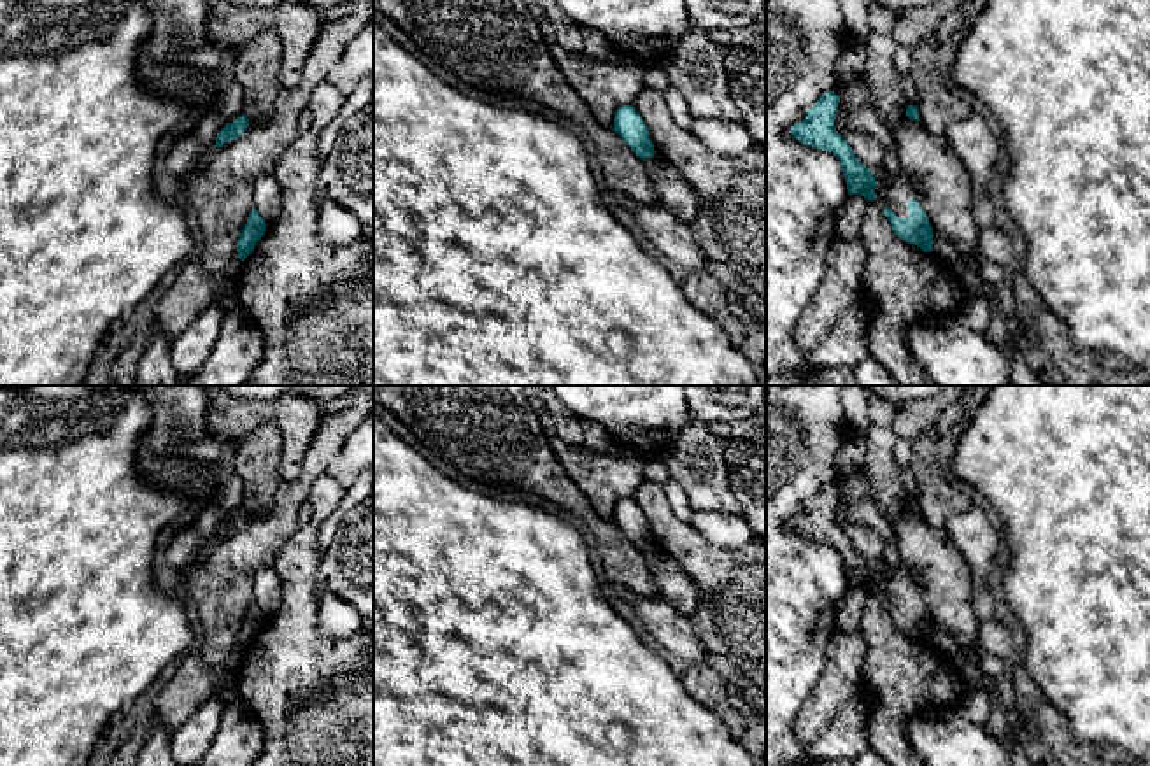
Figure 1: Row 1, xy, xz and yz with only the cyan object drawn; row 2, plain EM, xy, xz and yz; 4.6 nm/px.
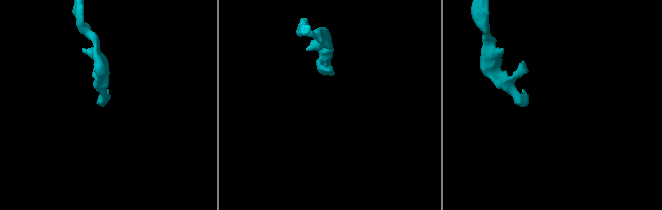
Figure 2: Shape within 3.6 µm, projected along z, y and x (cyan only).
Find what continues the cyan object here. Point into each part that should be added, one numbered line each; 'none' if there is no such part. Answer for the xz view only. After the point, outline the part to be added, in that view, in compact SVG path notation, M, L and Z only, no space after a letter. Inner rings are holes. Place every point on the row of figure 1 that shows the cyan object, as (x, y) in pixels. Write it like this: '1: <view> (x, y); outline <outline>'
none

